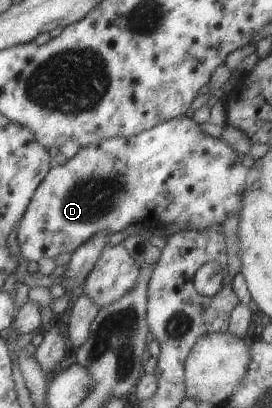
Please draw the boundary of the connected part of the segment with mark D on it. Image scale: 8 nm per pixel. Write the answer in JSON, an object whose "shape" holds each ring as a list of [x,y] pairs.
{"shape":[[[184,115],[133,136],[101,139],[81,147],[63,164],[51,166],[33,191],[16,228],[19,252],[27,262],[53,259],[64,252],[72,253],[97,233],[108,236],[123,231],[129,224],[143,224],[150,215],[154,215],[160,225],[177,224],[196,231],[211,230],[211,226],[222,225],[242,207],[248,168],[239,162],[237,155],[221,137],[209,136],[193,119]]]}

